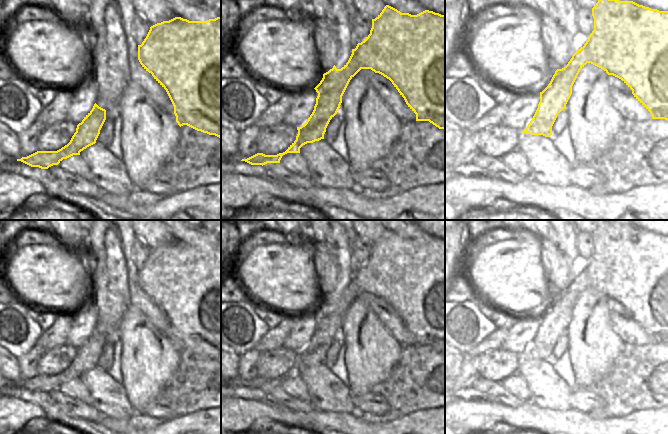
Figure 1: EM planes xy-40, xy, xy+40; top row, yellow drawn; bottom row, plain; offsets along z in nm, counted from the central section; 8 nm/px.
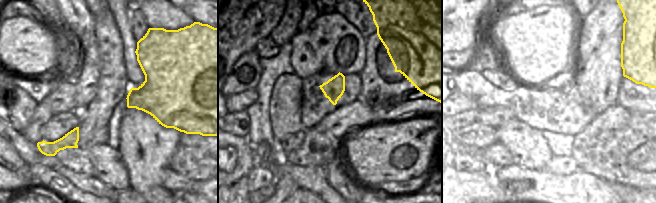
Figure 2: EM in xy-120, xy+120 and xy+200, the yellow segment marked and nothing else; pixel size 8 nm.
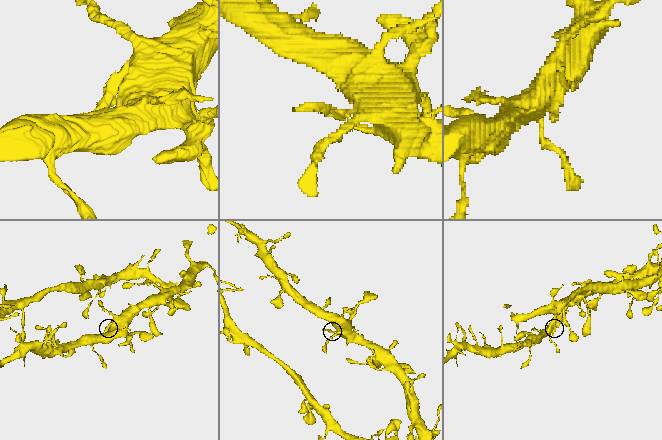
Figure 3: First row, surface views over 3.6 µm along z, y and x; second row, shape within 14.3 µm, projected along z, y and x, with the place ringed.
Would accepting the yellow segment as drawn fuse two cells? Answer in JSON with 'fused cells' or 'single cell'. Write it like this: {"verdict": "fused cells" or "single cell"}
{"verdict": "single cell"}

